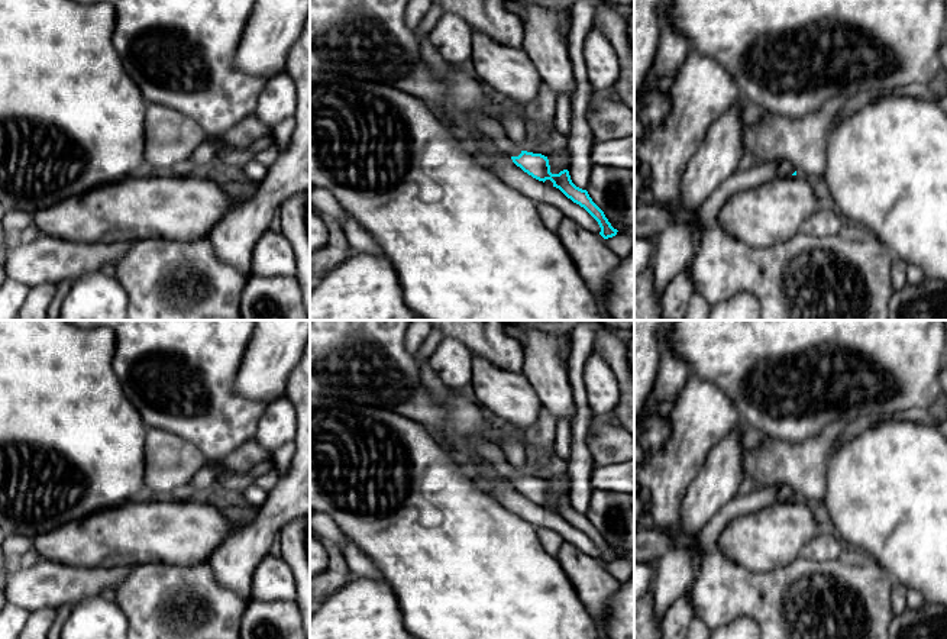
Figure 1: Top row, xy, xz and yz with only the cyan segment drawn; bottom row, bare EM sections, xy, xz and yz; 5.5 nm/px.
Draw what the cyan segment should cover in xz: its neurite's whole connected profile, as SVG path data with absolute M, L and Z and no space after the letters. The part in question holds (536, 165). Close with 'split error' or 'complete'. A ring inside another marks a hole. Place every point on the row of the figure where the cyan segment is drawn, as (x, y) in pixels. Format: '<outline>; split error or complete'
M469 113L469 117L475 120L482 132L488 135L494 146L511 156L513 162L524 172L539 181L550 180L553 187L559 188L568 199L584 207L599 225L599 235L604 239L617 235L617 229L611 226L604 212L592 201L586 190L576 187L569 175L568 170L559 174L550 172L547 156L542 154L533 154L523 151L520 145L514 143L505 133L501 122L489 114Z; split error

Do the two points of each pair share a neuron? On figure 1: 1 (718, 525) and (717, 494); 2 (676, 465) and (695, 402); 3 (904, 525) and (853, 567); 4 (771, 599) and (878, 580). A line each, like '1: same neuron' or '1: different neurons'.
1: different neurons
2: same neuron
3: different neurons
4: same neuron

